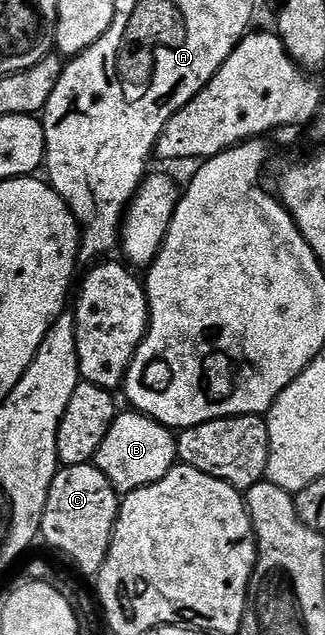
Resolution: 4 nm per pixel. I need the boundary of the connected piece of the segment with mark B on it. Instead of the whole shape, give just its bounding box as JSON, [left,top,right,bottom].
[95,409,177,496]

